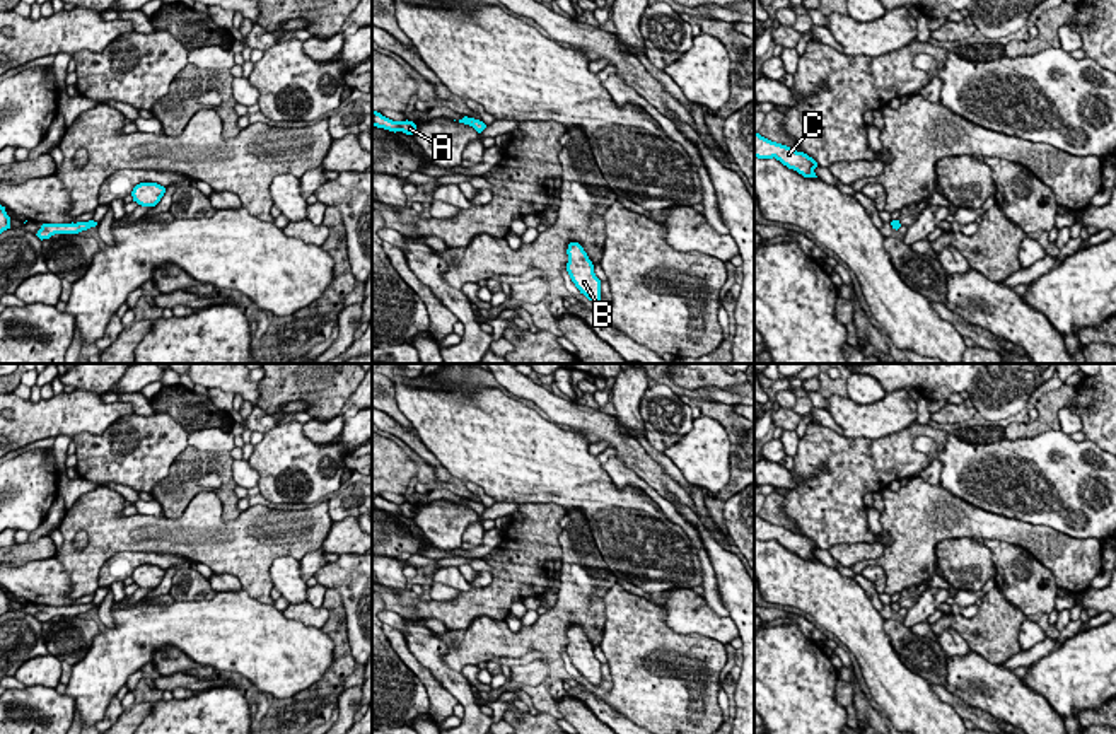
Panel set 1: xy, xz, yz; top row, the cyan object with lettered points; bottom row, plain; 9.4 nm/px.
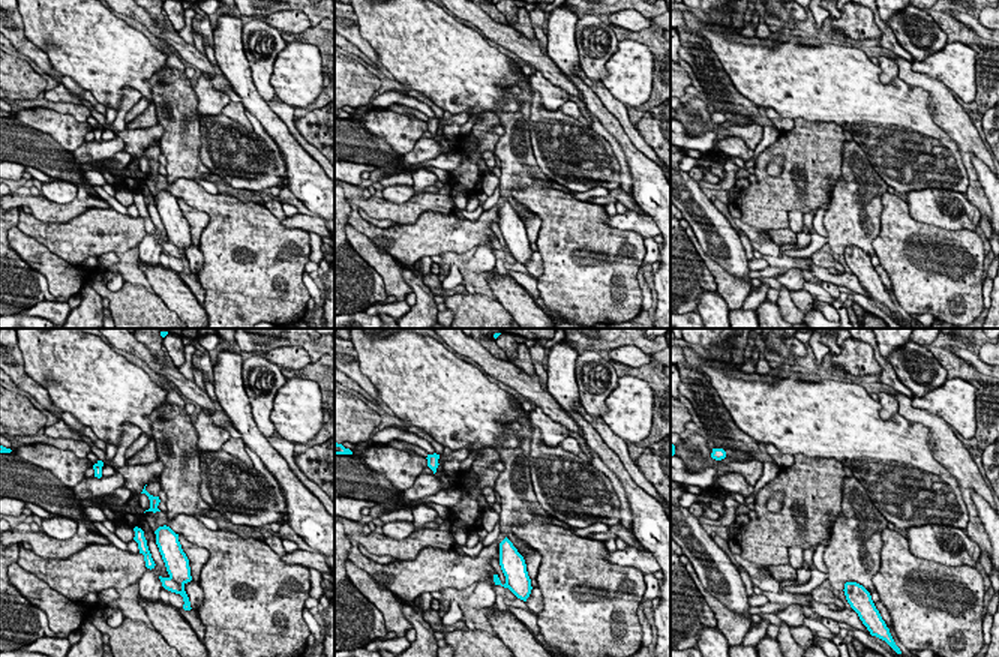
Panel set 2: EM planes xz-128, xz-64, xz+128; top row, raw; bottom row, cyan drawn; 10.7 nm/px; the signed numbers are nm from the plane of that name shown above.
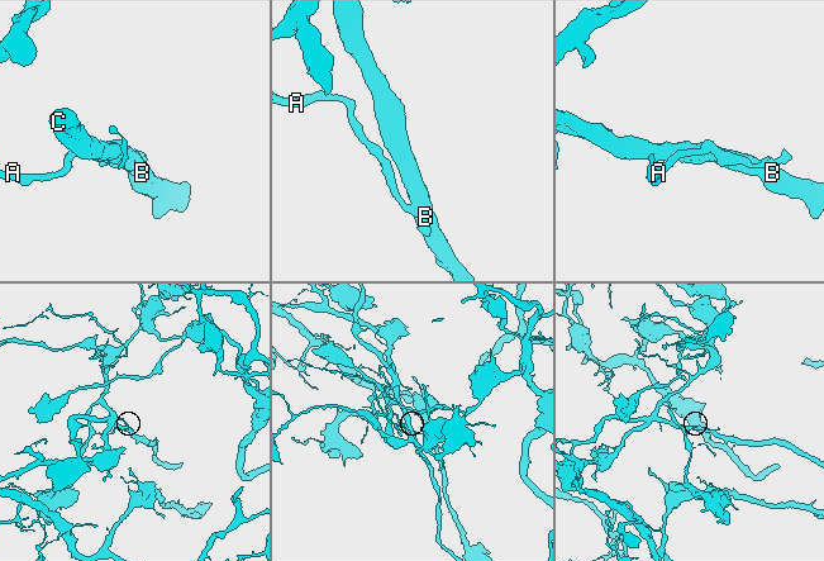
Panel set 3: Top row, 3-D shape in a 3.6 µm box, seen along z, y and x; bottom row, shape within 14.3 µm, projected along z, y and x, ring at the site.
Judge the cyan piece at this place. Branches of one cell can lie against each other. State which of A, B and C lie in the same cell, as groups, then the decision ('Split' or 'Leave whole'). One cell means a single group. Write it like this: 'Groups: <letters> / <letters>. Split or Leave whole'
Groups: A B C. Leave whole

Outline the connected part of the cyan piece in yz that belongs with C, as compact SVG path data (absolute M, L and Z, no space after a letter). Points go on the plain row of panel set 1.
M754 516L754 539L758 541L776 541L788 551L797 553L804 560L817 560L814 551L817 545L804 534L797 534L787 527L771 524L759 516Z

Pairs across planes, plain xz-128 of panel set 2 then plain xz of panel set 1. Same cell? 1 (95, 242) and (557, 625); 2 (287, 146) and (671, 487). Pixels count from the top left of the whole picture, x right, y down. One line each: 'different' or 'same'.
1: same
2: different

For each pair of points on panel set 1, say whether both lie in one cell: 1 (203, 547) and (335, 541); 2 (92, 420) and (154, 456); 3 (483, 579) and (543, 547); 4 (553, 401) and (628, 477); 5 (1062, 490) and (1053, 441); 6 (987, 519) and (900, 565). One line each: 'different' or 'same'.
1: different
2: different
3: different
4: different
5: same
6: same

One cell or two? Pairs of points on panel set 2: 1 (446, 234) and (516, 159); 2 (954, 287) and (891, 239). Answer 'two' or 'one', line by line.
1: one
2: one

